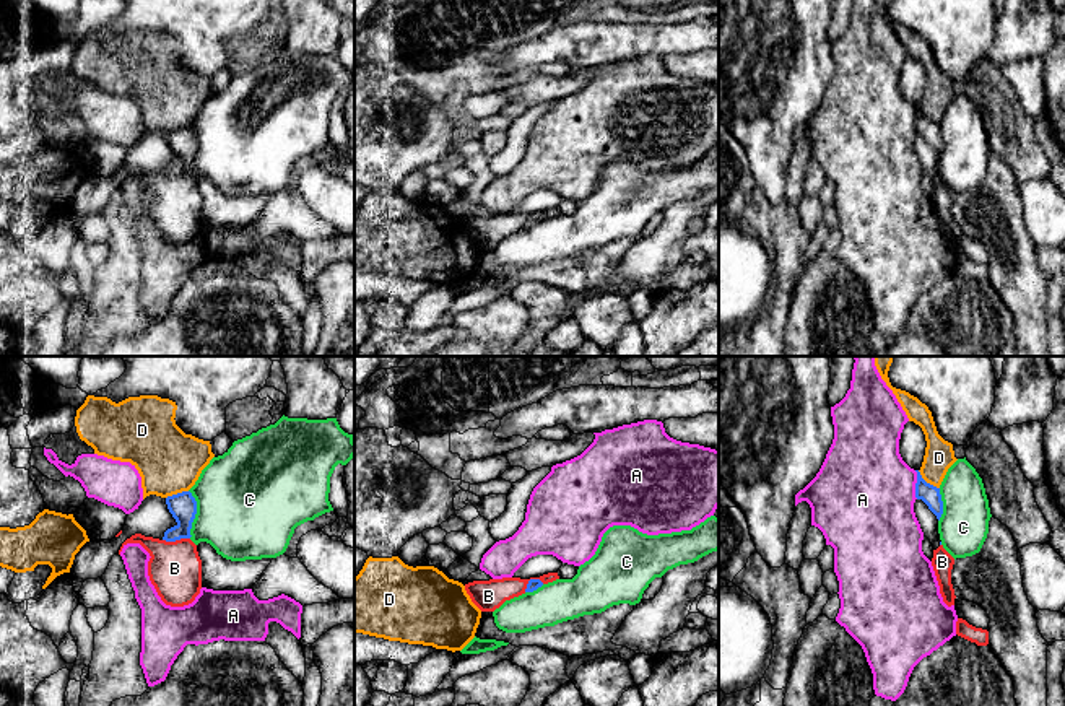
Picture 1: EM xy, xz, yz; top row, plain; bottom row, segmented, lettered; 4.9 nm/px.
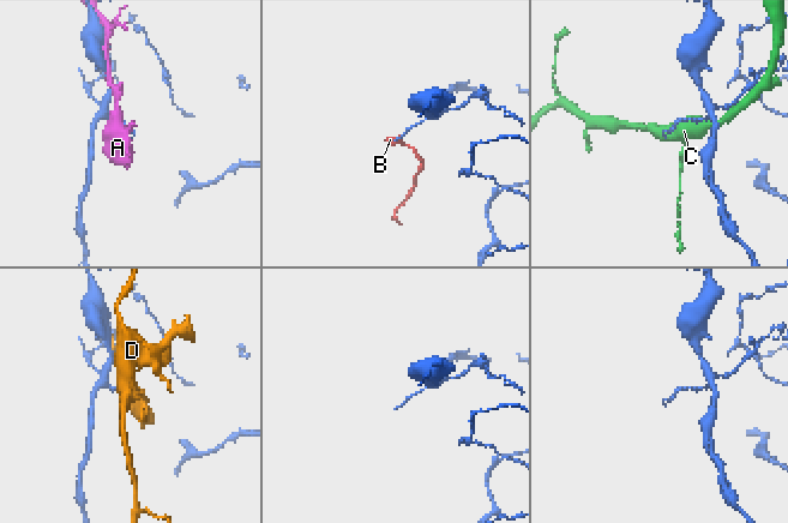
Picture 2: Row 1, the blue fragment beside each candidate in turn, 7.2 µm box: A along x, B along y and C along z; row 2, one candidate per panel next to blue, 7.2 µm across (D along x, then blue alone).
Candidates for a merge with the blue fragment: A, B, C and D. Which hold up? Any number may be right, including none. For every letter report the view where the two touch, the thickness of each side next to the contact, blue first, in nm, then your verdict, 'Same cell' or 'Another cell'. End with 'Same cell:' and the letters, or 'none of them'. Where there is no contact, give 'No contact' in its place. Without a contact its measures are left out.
A: Touches blue in yz. Thickness 100 nm (blue) against 480 nm. Another cell
B: Touches blue in xy. Thickness 140 nm (blue) against 260 nm. Same cell
C: Touches blue in xy. Thickness 140 nm (blue) against 500 nm. Another cell
D: Touches blue in yz. Thickness 100 nm (blue) against 150 nm. Another cell
Same cell: B

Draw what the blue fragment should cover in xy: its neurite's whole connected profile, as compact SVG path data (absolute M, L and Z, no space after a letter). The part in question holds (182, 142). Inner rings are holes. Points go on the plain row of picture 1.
M182 127L167 132L166 140L177 159L167 164L161 176L132 171L122 179L119 190L127 179L140 179L151 192L148 211L161 236L171 242L184 242L192 239L202 224L202 195L190 176L197 137L190 127Z

